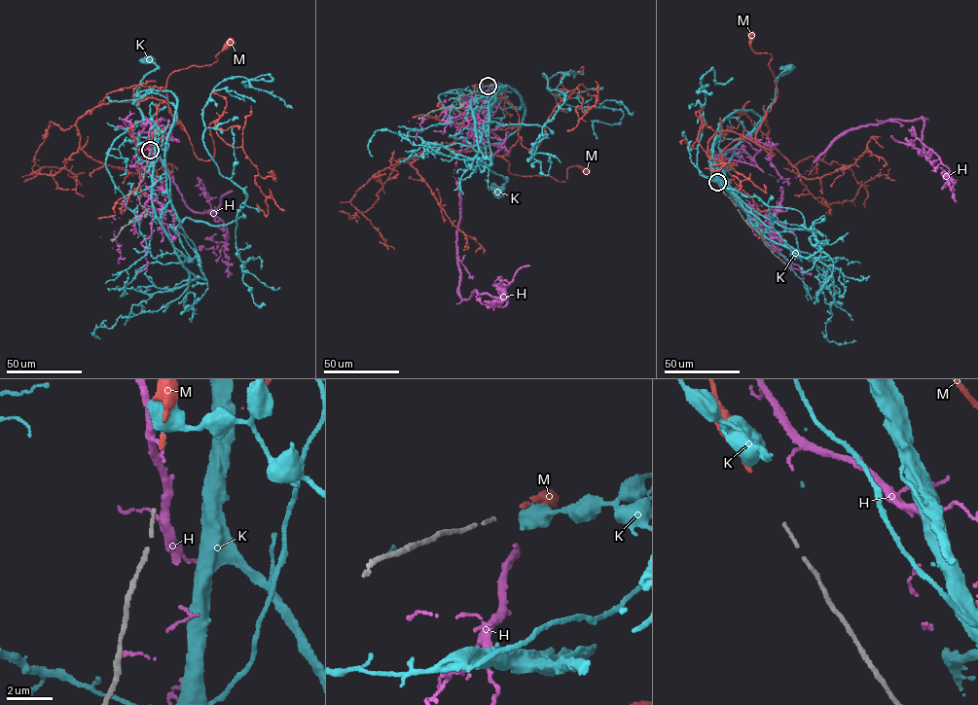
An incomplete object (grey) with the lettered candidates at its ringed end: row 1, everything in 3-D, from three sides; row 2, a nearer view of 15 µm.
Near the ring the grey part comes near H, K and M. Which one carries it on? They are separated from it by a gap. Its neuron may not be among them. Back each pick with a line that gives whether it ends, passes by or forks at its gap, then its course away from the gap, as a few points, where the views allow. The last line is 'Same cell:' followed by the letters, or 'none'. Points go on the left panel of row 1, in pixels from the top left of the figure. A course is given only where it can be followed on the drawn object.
M: it ends there; it runs (151, 146), (154, 133), (179, 123), (184, 129), (160, 100), (167, 97), (167, 78), (215, 62), (230, 42)
Same cell: M

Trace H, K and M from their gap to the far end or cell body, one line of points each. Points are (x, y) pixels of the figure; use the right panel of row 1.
H: (718, 179), (714, 157), (753, 161), (757, 139), (787, 182), (848, 131), (922, 118), (941, 190)
K: (716, 178), (730, 187), (722, 156), (759, 124), (774, 101), (778, 77), (789, 69)
M: (715, 179), (712, 168), (724, 149), (755, 138), (778, 94), (771, 54), (754, 52), (751, 35)

